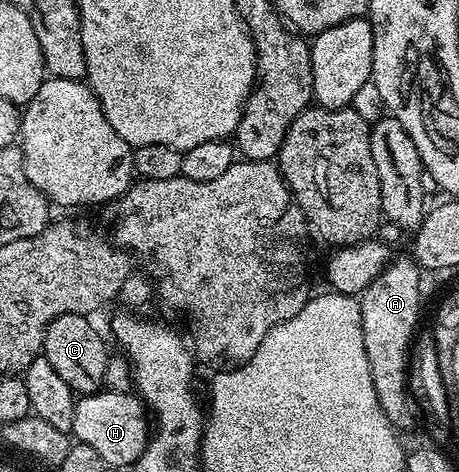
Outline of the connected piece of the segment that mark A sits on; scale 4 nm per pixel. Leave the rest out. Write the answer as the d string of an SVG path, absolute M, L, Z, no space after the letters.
M393 258L377 279L359 296L362 317L362 333L366 341L366 357L370 361L370 373L374 377L374 393L378 393L378 405L394 425L401 425L408 419L409 360L413 349L414 336L417 334L416 322L420 319L420 275L421 268L411 258Z

